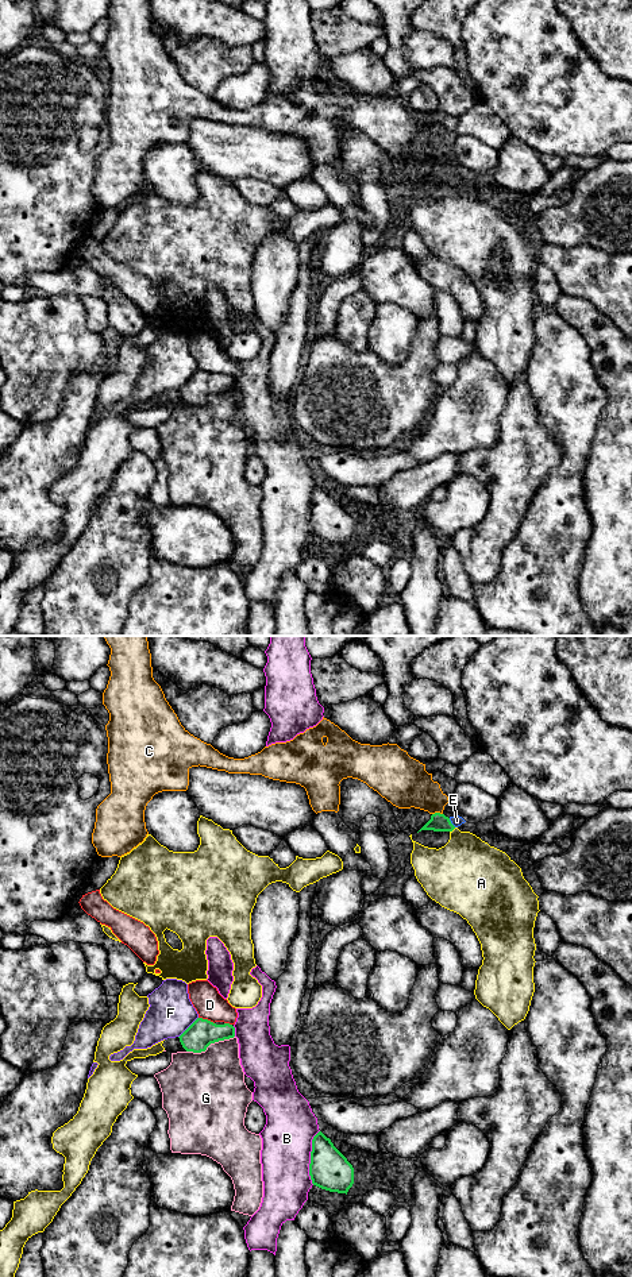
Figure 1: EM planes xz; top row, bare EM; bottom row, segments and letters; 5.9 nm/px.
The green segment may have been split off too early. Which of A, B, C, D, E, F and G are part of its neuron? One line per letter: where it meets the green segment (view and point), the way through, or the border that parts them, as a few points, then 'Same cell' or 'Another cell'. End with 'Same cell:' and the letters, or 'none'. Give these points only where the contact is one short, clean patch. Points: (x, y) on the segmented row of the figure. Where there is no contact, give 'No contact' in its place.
A: Touches green at xz (453, 829). Another cell
B: Touches green at xz (311, 1157). Another cell
C: Touches green at xz (436, 813). Boundary: xz (442, 813), (432, 814). Another cell
D: Touches green at xz (207, 1019). Another cell
E: Touches green at xz (450, 822). Path across: xz (439, 822), (450, 822), (457, 821). Same cell
F: Touches green at xz (188, 1027). Another cell
G: Touches green at xz (209, 1044). Another cell
Same cell: E

